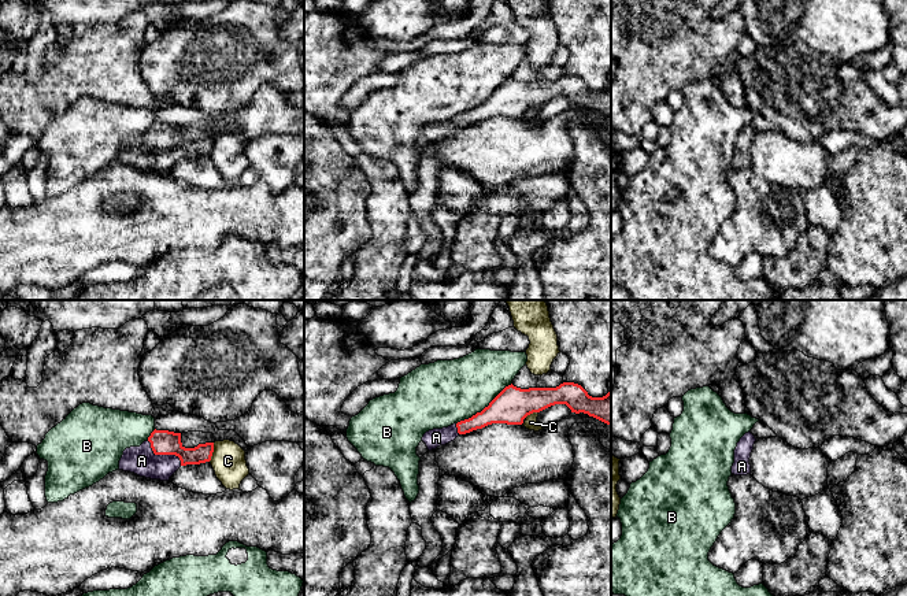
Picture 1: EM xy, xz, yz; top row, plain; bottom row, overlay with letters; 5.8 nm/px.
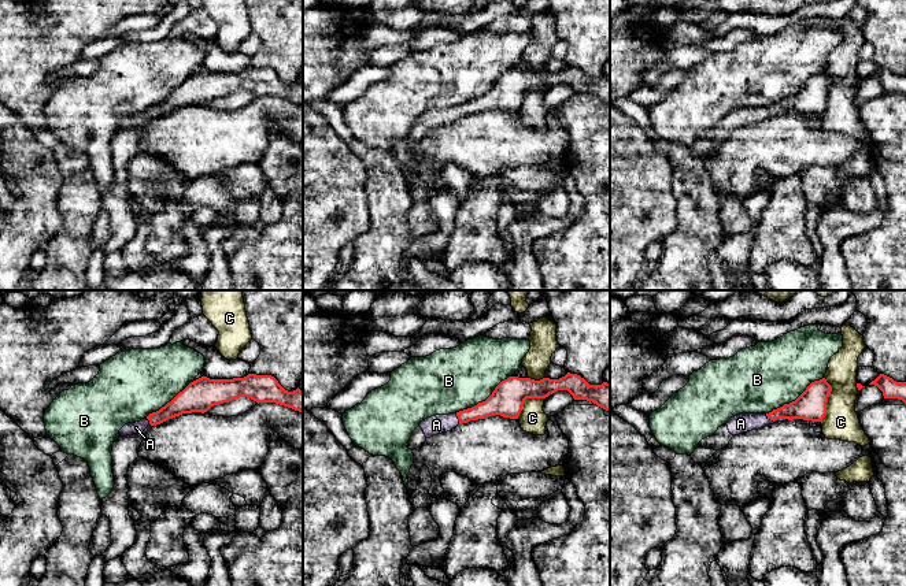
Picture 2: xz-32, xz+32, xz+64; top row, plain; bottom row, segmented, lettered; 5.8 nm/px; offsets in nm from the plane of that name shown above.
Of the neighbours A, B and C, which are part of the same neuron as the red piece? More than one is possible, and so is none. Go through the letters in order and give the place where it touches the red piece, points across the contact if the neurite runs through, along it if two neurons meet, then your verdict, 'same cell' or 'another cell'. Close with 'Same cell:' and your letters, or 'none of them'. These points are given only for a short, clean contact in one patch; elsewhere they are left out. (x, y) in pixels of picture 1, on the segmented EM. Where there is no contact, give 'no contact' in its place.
A: contact xy (163, 454); way xy (162, 441), (163, 454), (154, 459), (141, 461); same cell
B: contact xz (485, 407); border xz (511, 382), (480, 411), (456, 424); another cell
C: contact xy (213, 451); border xy (214, 443), (214, 451), (208, 461); another cell
Same cell: A

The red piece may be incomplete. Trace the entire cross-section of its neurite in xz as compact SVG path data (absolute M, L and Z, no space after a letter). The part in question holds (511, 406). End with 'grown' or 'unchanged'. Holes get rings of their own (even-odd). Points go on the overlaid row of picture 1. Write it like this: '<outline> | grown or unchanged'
M563 382L556 388L521 389L512 384L506 386L481 412L448 427L433 429L423 434L417 447L422 458L427 451L454 441L459 434L482 429L492 423L522 425L523 419L555 404L566 404L571 412L588 414L611 425L611 393L592 397L578 384Z | grown

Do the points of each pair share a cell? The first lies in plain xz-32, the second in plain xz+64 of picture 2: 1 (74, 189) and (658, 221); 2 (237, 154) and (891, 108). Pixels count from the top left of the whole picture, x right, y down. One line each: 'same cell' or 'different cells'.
1: different cells
2: different cells

